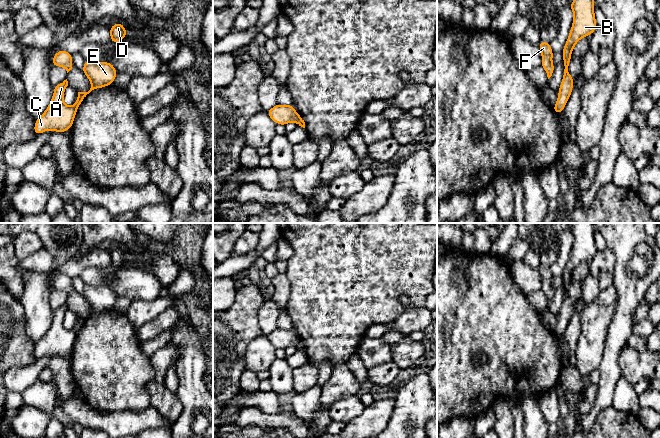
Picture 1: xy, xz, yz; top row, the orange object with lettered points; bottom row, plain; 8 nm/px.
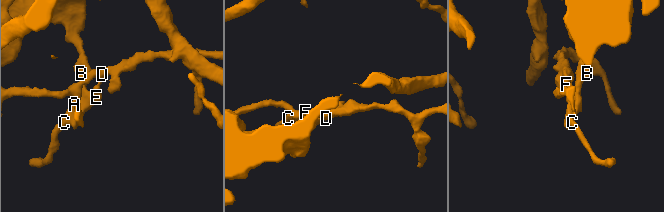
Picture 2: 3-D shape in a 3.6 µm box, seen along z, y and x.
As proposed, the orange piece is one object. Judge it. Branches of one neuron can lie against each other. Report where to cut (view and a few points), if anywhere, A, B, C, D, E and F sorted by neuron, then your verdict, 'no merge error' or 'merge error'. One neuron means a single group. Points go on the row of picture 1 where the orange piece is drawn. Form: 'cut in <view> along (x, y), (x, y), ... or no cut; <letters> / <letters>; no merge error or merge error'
cut in xy along (73, 106), (76, 109); A C D F / B E; merge error

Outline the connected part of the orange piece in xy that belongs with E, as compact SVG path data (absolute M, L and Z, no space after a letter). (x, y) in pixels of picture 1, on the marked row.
M85 60L82 72L91 82L91 88L88 92L78 92L74 108L78 109L86 97L92 90L109 86L113 83L117 76L115 67L109 62L90 62Z

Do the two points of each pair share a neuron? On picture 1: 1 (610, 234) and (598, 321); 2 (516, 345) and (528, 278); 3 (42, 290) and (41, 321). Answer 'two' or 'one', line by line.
1: two
2: two
3: one

